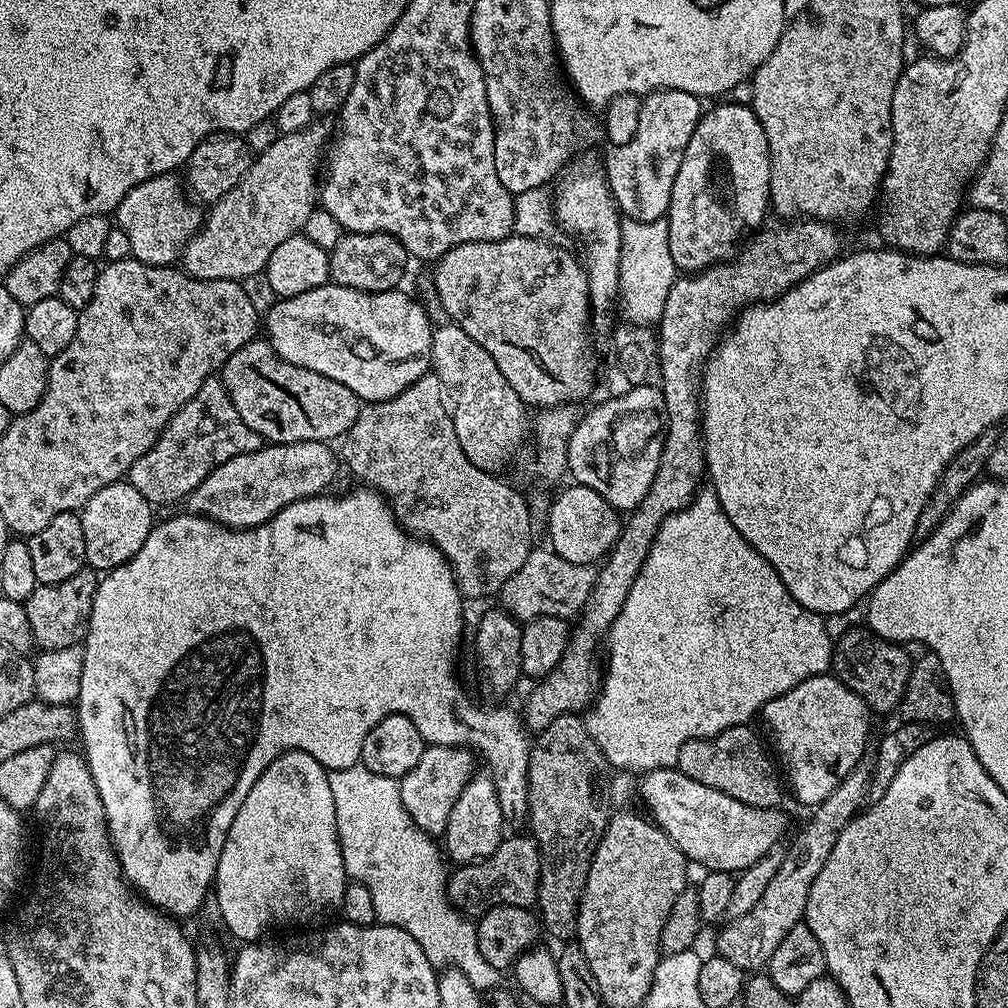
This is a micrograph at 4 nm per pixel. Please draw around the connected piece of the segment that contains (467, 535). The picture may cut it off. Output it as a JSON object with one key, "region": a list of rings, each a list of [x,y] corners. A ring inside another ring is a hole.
{"region":[[[428,370],[402,394],[383,402],[368,402],[361,407],[354,426],[342,438],[338,456],[343,467],[357,476],[361,485],[376,489],[391,506],[396,521],[413,538],[429,540],[450,562],[460,595],[469,601],[483,596],[495,597],[507,580],[522,570],[522,562],[531,554],[532,519],[529,501],[511,488],[499,475],[474,466],[466,458],[454,434],[454,422],[436,373]]]}

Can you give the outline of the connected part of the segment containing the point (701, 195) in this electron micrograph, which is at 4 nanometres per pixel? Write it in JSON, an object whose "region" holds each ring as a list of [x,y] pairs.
{"region":[[[720,103],[724,104],[717,108],[709,107],[700,117],[693,137],[686,146],[685,157],[682,158],[681,169],[678,170],[670,196],[666,215],[670,256],[674,258],[677,269],[684,274],[700,272],[713,264],[731,260],[741,241],[753,230],[759,229],[765,223],[764,215],[770,212],[770,154],[762,122],[758,122],[750,106]]]}

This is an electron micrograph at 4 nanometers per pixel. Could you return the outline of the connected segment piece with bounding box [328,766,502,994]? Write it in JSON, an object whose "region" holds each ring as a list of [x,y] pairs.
{"region":[[[357,766],[329,772],[328,781],[330,794],[334,794],[334,814],[344,868],[355,883],[362,884],[370,890],[370,894],[374,897],[374,914],[377,921],[406,930],[406,934],[410,934],[410,938],[414,938],[414,942],[422,946],[422,954],[430,958],[430,962],[437,970],[446,968],[462,970],[462,974],[470,978],[472,985],[481,994],[499,989],[501,969],[490,966],[490,962],[482,958],[482,950],[478,950],[475,923],[448,899],[446,871],[444,872],[445,857],[437,841],[427,832],[423,832],[410,818],[410,814],[406,814],[406,806],[402,806],[399,779],[395,776],[374,774],[362,766]]]}

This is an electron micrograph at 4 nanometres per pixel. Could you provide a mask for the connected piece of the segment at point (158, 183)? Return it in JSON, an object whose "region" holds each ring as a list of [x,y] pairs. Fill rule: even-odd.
{"region":[[[169,174],[166,176],[155,176],[130,190],[126,198],[118,205],[114,213],[115,227],[121,228],[126,232],[126,238],[130,238],[130,250],[135,259],[144,264],[163,264],[172,266],[181,259],[184,247],[188,241],[196,235],[202,223],[202,212],[195,203],[190,202],[189,197],[185,195],[186,188],[179,175]]]}

